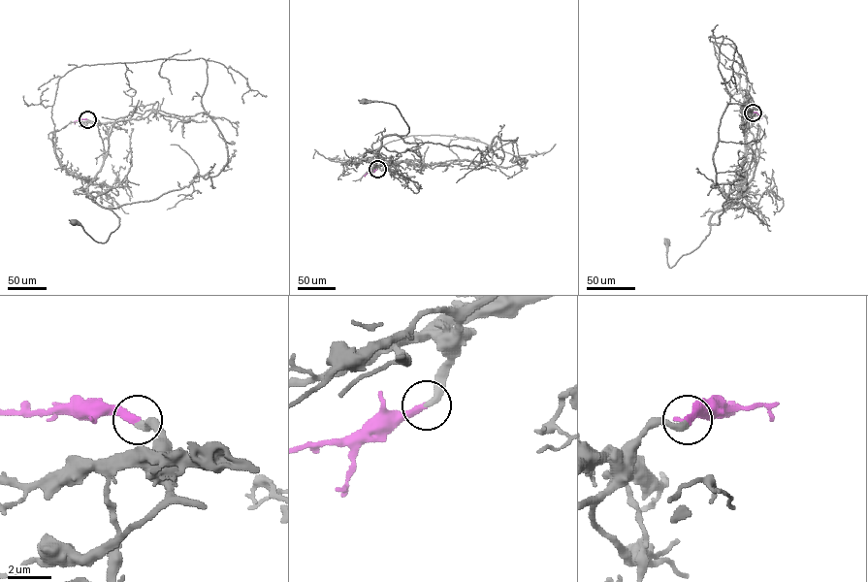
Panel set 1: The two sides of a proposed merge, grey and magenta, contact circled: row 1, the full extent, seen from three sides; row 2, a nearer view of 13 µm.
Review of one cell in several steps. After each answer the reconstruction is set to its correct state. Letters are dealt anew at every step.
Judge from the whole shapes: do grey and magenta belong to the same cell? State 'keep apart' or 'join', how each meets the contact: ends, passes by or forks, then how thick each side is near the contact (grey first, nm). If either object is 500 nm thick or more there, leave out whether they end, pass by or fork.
join; grey ends there; magenta ends there; 320 nm thick on the grey side, 360 nm on the other

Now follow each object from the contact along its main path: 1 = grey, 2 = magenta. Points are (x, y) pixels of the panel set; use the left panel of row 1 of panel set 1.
1: (87, 119), (97, 124), (104, 152), (87, 191), (119, 218), (119, 225), (101, 242), (73, 221)
2: (87, 119), (79, 118), (75, 124)

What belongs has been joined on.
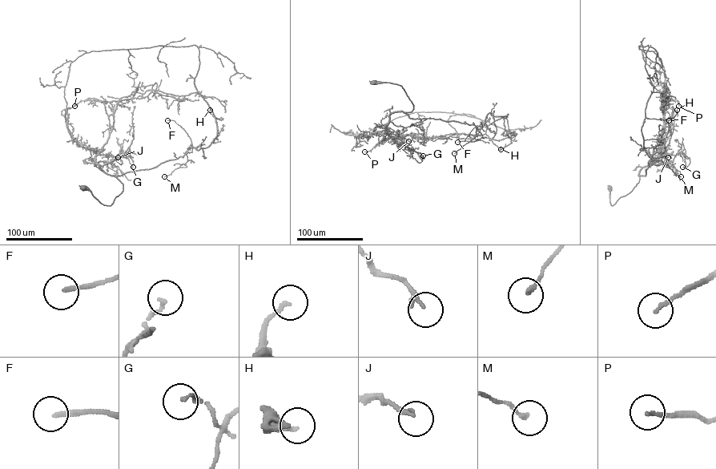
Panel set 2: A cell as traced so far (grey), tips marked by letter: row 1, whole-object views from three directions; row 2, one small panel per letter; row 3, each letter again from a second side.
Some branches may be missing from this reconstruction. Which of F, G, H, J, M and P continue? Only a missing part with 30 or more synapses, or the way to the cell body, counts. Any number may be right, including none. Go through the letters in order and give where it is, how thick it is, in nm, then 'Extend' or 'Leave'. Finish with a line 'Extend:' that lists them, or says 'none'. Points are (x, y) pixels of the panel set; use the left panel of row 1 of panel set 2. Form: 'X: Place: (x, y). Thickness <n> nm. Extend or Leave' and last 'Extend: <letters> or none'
F: Place: (167, 120). Thickness 180 nm. Extend
G: Place: (133, 167). Thickness 150 nm. Leave
H: Place: (210, 110). Thickness 160 nm. Leave
J: Place: (118, 157). Thickness 190 nm. Leave
M: Place: (164, 176). Thickness 180 nm. Leave
P: Place: (74, 106). Thickness 170 nm. Leave
Extend: F

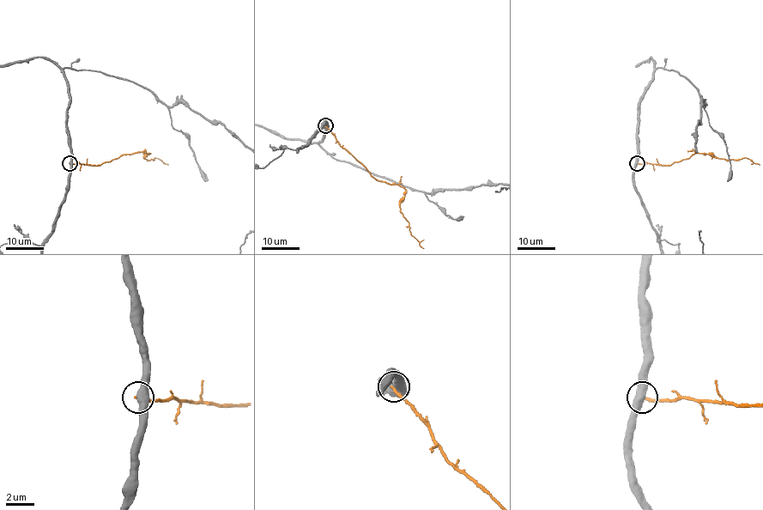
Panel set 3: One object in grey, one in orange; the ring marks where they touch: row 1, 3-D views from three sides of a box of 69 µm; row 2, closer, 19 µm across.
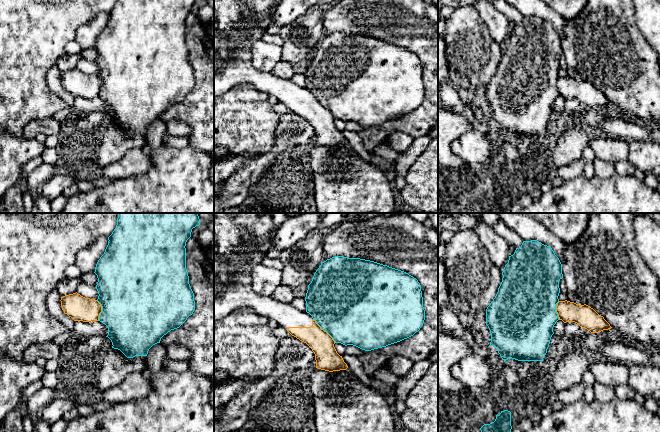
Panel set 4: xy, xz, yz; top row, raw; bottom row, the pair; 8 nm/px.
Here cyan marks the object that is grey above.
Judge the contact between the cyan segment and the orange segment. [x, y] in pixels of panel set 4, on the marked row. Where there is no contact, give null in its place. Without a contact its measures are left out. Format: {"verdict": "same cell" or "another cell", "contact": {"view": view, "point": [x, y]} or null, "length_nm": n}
{"verdict": "another cell", "contact": {"view": "xz", "point": [324, 330]}, "length_nm": 260}

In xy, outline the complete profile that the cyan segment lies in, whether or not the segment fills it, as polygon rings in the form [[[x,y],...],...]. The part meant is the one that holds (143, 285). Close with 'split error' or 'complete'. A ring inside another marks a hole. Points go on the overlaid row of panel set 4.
[[[118,213],[117,225],[108,237],[108,245],[104,254],[98,260],[95,274],[98,282],[97,301],[102,306],[99,320],[108,327],[108,337],[112,342],[112,348],[120,350],[127,358],[135,356],[147,356],[149,349],[160,343],[161,338],[171,330],[179,328],[195,310],[194,293],[189,284],[189,276],[186,269],[186,242],[191,237],[192,229],[200,225],[198,213]]] | complete

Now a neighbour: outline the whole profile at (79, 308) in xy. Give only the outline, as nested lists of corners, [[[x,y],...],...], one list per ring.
[[[77,292],[61,297],[60,301],[64,313],[74,321],[93,323],[99,320],[102,312],[102,306],[97,300],[85,298]]]

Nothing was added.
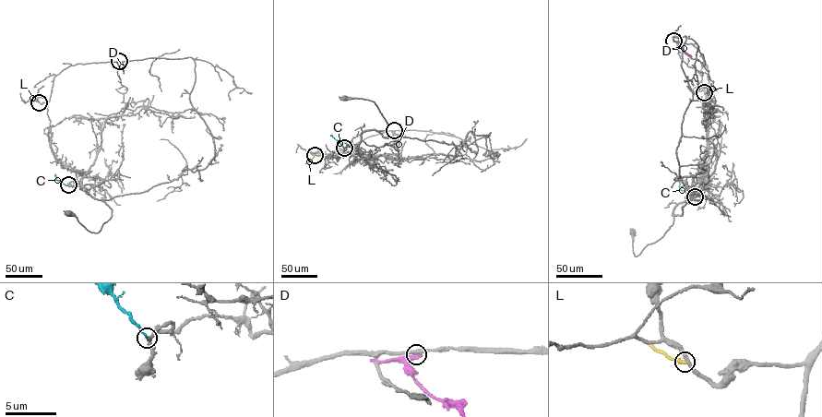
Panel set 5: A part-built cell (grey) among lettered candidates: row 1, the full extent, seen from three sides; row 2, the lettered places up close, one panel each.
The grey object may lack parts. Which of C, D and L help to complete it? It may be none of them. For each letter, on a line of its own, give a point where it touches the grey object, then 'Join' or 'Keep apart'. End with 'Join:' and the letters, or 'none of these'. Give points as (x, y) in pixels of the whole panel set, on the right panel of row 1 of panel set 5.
C: Touches grey at (695, 196). Join
D: Touches grey at (673, 41). Keep apart
L: Touches grey at (704, 92). Keep apart
Join: C

